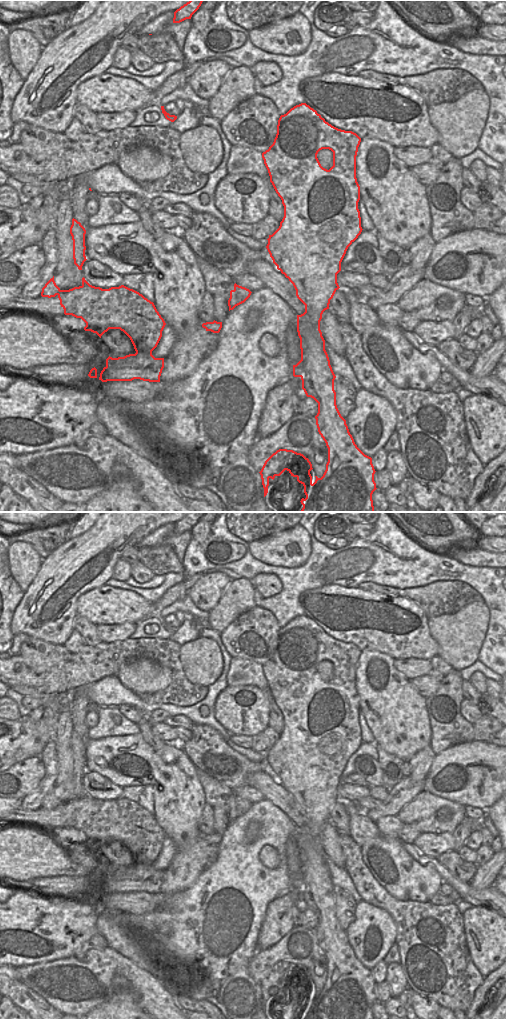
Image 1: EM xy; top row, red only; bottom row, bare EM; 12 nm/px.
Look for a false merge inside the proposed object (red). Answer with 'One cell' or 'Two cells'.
Two cells.

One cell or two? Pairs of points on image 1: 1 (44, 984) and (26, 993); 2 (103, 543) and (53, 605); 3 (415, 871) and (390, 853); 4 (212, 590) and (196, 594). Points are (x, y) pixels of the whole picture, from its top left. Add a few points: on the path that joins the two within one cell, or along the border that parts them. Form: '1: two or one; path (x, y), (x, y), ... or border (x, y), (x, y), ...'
1: two; border (20, 981), (38, 993), (51, 1005)
2: one; path (88, 558), (57, 590)
3: one; path (409, 871), (395, 859)
4: one; path (208, 590), (204, 594), (200, 594)

